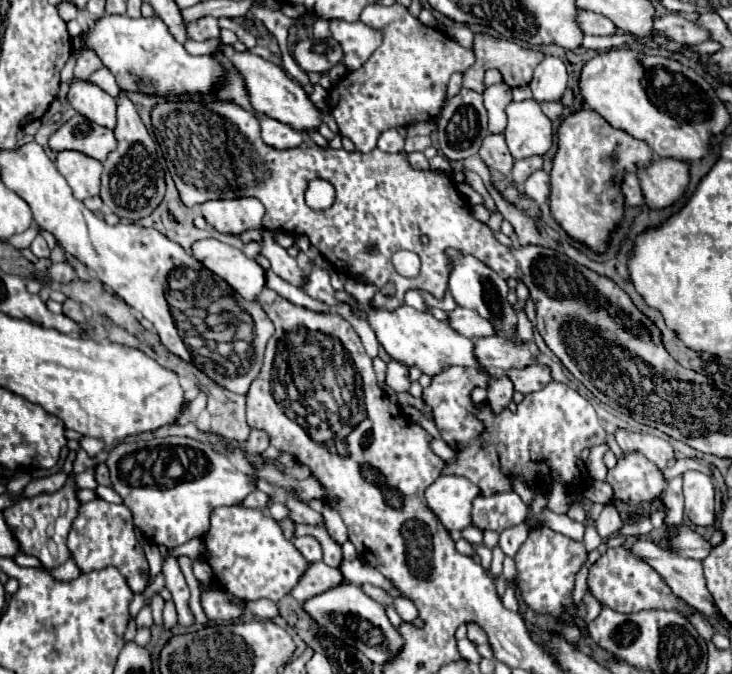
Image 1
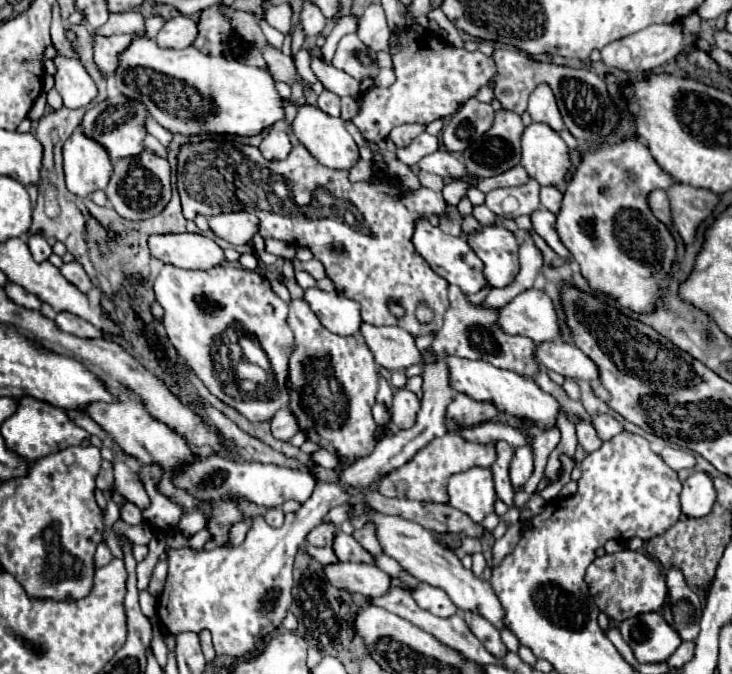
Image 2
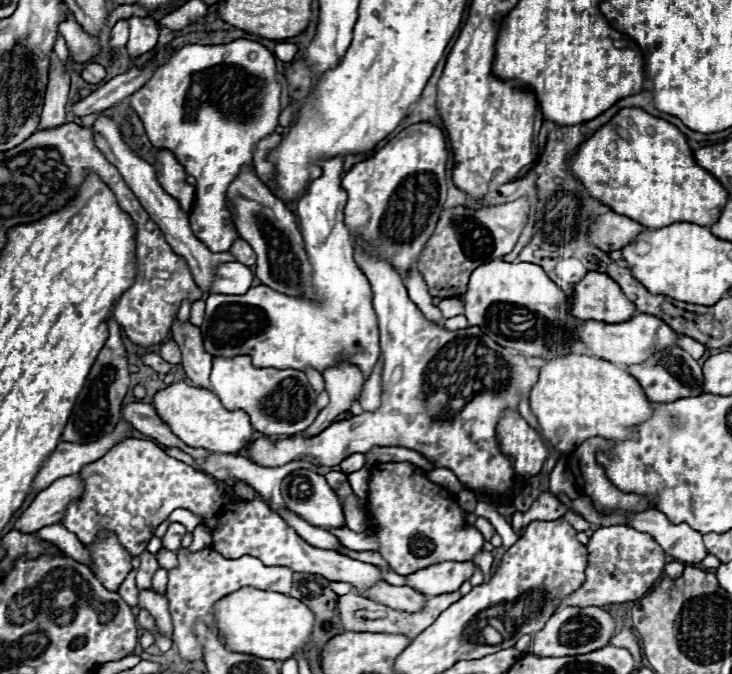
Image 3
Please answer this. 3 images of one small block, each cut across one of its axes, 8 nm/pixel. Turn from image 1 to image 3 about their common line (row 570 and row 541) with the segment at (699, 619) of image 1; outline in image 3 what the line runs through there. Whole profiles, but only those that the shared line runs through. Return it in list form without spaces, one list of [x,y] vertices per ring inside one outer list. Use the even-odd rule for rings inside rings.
[[[604,526],[594,530],[588,542],[588,566],[586,582],[568,596],[562,606],[608,606],[626,604],[642,598],[652,584],[664,574],[666,554],[662,546],[646,532],[638,532],[630,526]]]

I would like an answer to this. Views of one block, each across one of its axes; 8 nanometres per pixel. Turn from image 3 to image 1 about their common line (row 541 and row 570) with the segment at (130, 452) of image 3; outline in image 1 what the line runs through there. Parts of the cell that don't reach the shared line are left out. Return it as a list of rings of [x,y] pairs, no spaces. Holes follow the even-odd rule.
[[[100,498],[82,504],[68,536],[68,550],[72,554],[72,560],[84,574],[114,566],[128,580],[128,586],[134,594],[142,594],[148,586],[150,568],[144,550],[134,534],[134,516],[130,508],[126,508],[126,504],[110,504]],[[244,506],[216,508],[210,516],[210,530],[206,536],[202,536],[202,542],[202,558],[212,566],[216,582],[244,602],[260,598],[278,602],[296,586],[298,578],[308,568],[304,556],[290,540],[284,538],[278,522],[272,520],[264,510]]]

